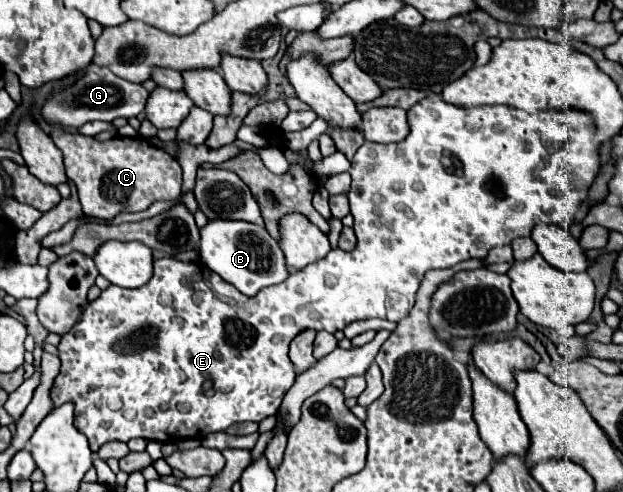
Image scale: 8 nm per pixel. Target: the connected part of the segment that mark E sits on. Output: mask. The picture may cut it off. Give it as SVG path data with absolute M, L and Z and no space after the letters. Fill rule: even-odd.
M425 98L417 102L409 110L409 126L411 132L403 142L397 144L375 144L375 142L365 142L349 168L349 174L353 178L351 190L349 190L349 204L351 204L351 216L354 218L353 229L357 236L357 246L351 252L343 250L331 250L321 262L309 264L305 270L293 272L289 280L269 286L265 290L259 290L257 296L247 298L241 294L237 288L229 286L225 280L217 278L213 270L209 270L201 262L181 262L175 258L161 258L155 260L155 274L153 278L135 290L127 288L117 288L109 286L107 290L101 292L101 296L93 302L87 304L83 310L79 322L69 330L61 342L59 342L59 358L61 358L61 372L53 382L51 388L51 400L53 406L63 406L67 402L75 404L75 424L77 430L81 430L93 452L97 452L103 444L119 440L119 442L129 442L131 438L145 438L145 440L157 440L157 442L167 442L167 440L185 440L185 438L195 438L201 440L211 432L223 432L235 422L261 422L267 416L277 414L283 396L295 382L295 366L289 362L289 344L291 340L303 332L303 330L327 330L327 332L337 332L343 330L347 324L355 320L367 320L367 318L387 318L391 322L399 322L405 318L411 308L415 306L415 294L421 286L421 280L427 270L433 268L451 268L463 260L469 258L485 258L487 252L495 246L511 244L513 238L519 236L529 236L531 228L537 224L561 224L565 218L569 218L579 202L587 198L589 186L593 184L597 172L599 172L599 156L597 156L597 146L593 144L593 118L589 114L579 112L579 110L543 110L535 112L533 116L515 110L511 106L473 106L473 108L457 108L453 104L447 104L443 100L435 98Z

